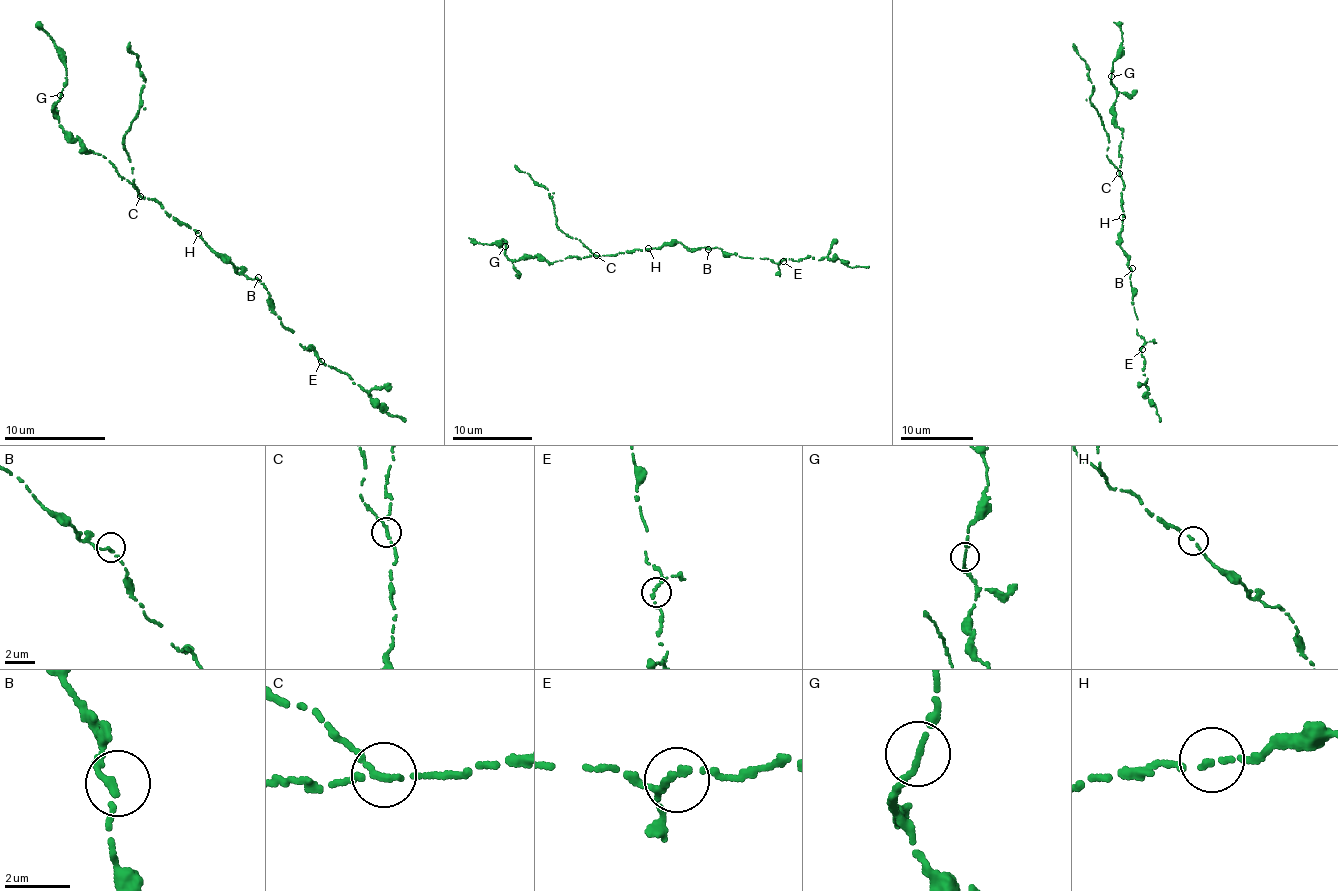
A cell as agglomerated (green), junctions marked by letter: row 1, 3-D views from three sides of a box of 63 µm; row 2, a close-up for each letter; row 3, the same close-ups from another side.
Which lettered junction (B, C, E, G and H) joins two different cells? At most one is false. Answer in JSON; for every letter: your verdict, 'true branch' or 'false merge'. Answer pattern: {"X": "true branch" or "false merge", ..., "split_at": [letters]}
{"B": "true branch", "C": "false merge", "E": "true branch", "G": "true branch", "H": "true branch", "split_at": ["C"]}

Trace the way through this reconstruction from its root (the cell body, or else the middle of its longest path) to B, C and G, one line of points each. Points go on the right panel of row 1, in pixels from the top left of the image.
B: (1124, 217), (1120, 246), (1126, 253), (1128, 267), (1132, 268)
C: (1124, 217), (1120, 201), (1123, 182), (1119, 173)
G: (1124, 217), (1120, 201), (1123, 182), (1116, 167), (1123, 138), (1114, 118), (1117, 92), (1110, 76)

